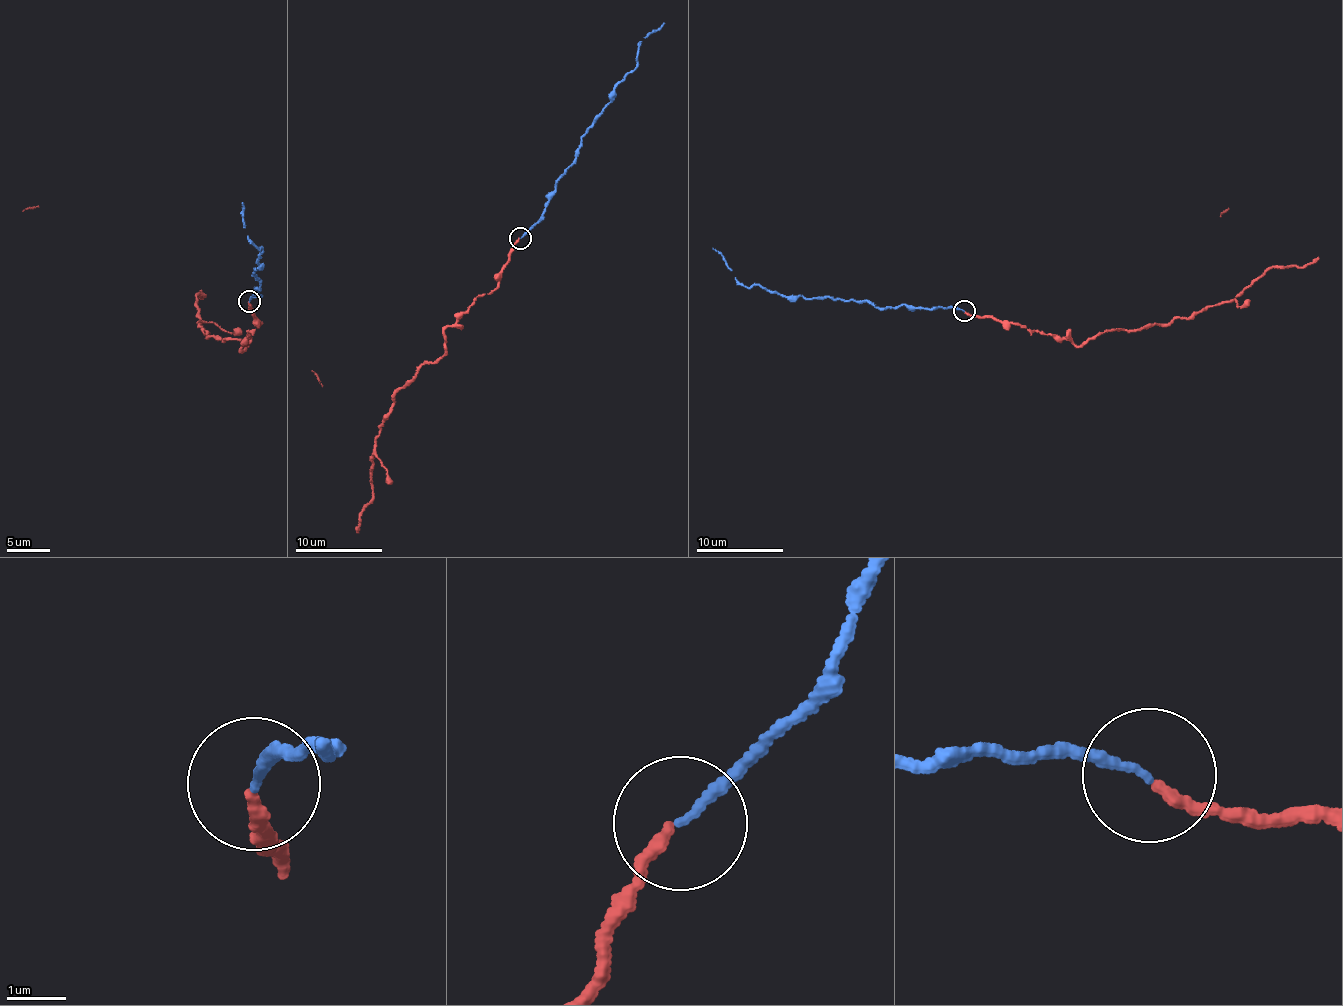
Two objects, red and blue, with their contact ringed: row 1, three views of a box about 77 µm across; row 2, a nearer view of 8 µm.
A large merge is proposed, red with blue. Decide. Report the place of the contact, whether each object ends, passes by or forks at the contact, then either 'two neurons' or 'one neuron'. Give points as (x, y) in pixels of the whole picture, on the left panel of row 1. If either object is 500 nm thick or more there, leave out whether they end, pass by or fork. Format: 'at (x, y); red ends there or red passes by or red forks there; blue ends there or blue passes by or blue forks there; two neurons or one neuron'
at (249, 301); red ends there; blue ends there; one neuron

